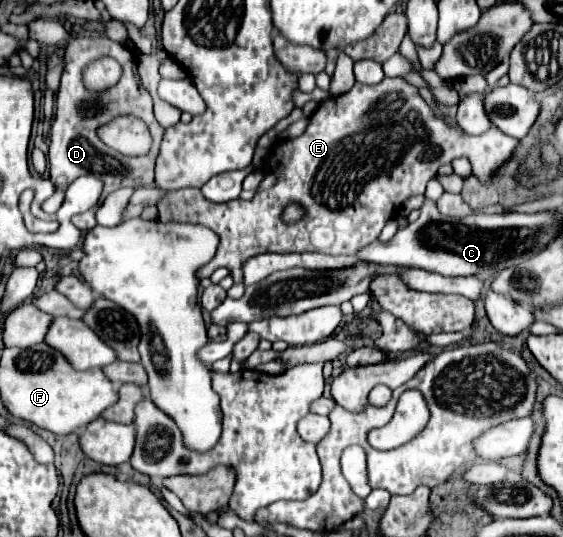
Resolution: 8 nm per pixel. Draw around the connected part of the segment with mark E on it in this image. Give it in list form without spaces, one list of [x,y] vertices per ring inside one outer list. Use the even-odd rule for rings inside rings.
[[[385,78],[383,82],[379,82],[379,84],[375,84],[375,86],[367,86],[367,84],[357,82],[347,94],[341,94],[341,96],[337,96],[337,98],[331,96],[331,98],[327,98],[325,102],[321,102],[319,108],[317,108],[317,110],[313,112],[313,116],[311,116],[311,126],[309,126],[301,136],[291,138],[291,140],[285,140],[283,148],[277,146],[277,152],[275,152],[275,154],[269,154],[265,166],[277,176],[277,182],[267,190],[267,194],[255,194],[255,198],[249,200],[249,202],[237,198],[229,202],[223,202],[223,204],[215,204],[215,202],[209,202],[209,200],[201,194],[201,190],[197,190],[197,188],[175,190],[175,192],[169,192],[169,196],[163,196],[161,202],[157,204],[157,206],[159,206],[159,220],[161,220],[161,222],[191,222],[191,224],[203,224],[203,226],[211,228],[211,230],[219,236],[219,248],[217,248],[217,254],[213,256],[213,260],[207,262],[203,268],[199,268],[197,276],[199,276],[199,278],[209,278],[217,268],[225,266],[225,268],[229,268],[229,272],[231,272],[231,276],[235,278],[235,282],[241,282],[241,280],[243,280],[243,270],[241,270],[241,266],[243,266],[245,260],[253,258],[255,254],[263,254],[263,252],[281,252],[281,254],[283,254],[283,252],[353,254],[353,252],[357,252],[357,248],[363,248],[365,244],[369,244],[369,242],[373,242],[373,240],[379,238],[379,234],[381,234],[385,222],[387,222],[389,218],[393,218],[395,212],[401,210],[401,206],[403,206],[403,202],[405,202],[407,198],[417,196],[417,194],[425,194],[427,182],[437,174],[437,168],[439,168],[441,164],[447,164],[447,162],[451,162],[451,160],[455,160],[455,158],[461,158],[461,156],[469,158],[469,162],[471,162],[471,166],[473,166],[473,174],[479,178],[479,182],[481,182],[483,186],[489,186],[491,180],[493,180],[493,176],[497,174],[497,170],[499,170],[501,166],[505,166],[505,164],[513,158],[513,154],[515,154],[515,150],[517,150],[517,144],[519,144],[517,138],[503,134],[497,126],[491,126],[485,134],[479,134],[479,136],[471,136],[471,134],[465,134],[465,132],[457,130],[455,126],[451,126],[451,124],[447,124],[445,120],[441,120],[439,116],[435,116],[435,112],[431,110],[431,106],[421,98],[419,90],[417,90],[415,86],[411,86],[411,84],[407,84],[407,82],[401,80],[401,78]],[[279,152],[285,154],[285,164],[279,160]],[[289,202],[299,202],[299,204],[307,210],[307,216],[305,216],[305,220],[301,220],[301,224],[287,226],[287,224],[281,222],[281,218],[279,218],[279,216],[281,216],[281,210],[283,210],[285,204],[289,204]]]

